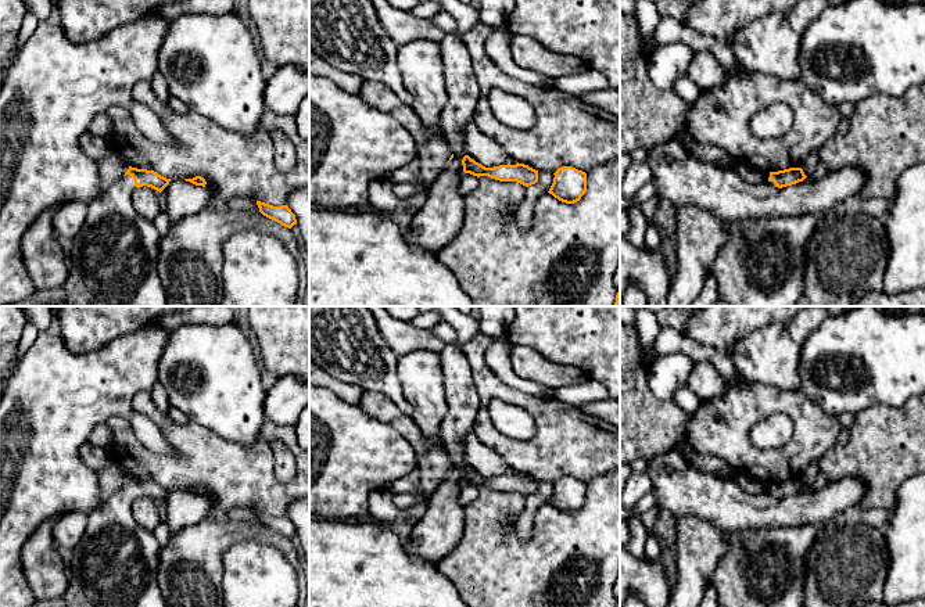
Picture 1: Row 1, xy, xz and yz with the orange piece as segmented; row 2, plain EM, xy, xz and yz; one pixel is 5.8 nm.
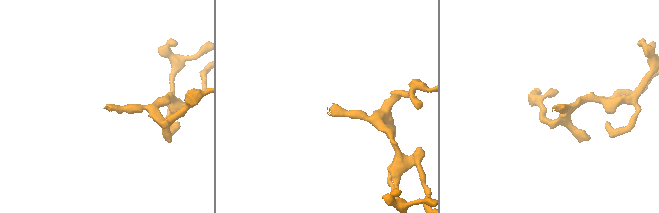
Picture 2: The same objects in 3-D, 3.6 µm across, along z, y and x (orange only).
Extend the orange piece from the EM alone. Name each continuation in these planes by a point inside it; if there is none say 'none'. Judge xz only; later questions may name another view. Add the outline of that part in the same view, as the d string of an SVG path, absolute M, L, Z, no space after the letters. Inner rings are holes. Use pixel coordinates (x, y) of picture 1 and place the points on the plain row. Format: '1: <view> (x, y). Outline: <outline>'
1: xz (434, 464). Outline: M434 448L424 455L417 455L416 467L420 471L422 495L394 493L394 504L398 510L408 510L422 502L427 502L433 492L445 480L451 466L452 461L444 449Z

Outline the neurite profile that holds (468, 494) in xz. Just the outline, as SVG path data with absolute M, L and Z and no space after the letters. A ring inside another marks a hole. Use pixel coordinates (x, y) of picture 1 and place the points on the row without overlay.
M463 484L459 493L459 504L462 507L470 504L478 496L478 488L470 484Z

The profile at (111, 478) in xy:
M114 460L107 467L97 471L101 504L115 492L125 486L129 474Z

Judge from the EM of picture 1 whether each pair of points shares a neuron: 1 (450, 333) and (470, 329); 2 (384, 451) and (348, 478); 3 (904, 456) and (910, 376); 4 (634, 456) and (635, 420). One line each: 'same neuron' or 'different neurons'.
1: different neurons
2: same neuron
3: different neurons
4: same neuron

